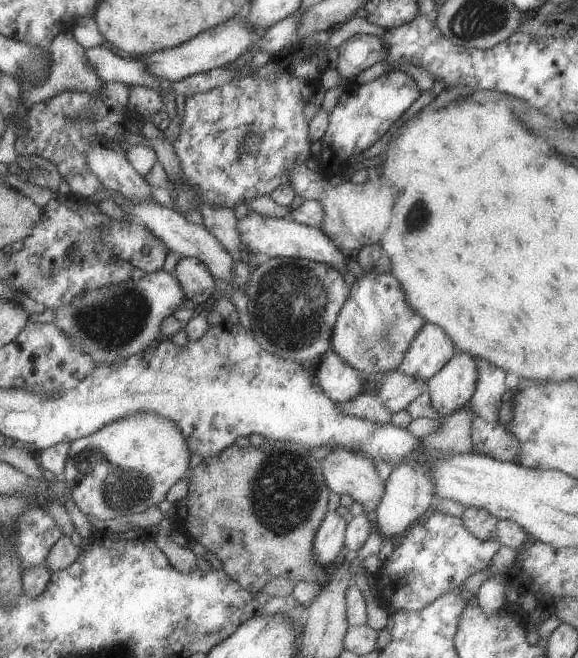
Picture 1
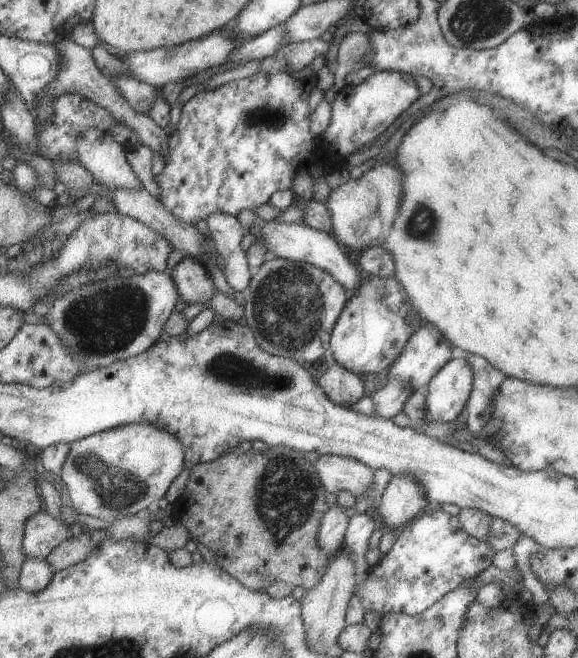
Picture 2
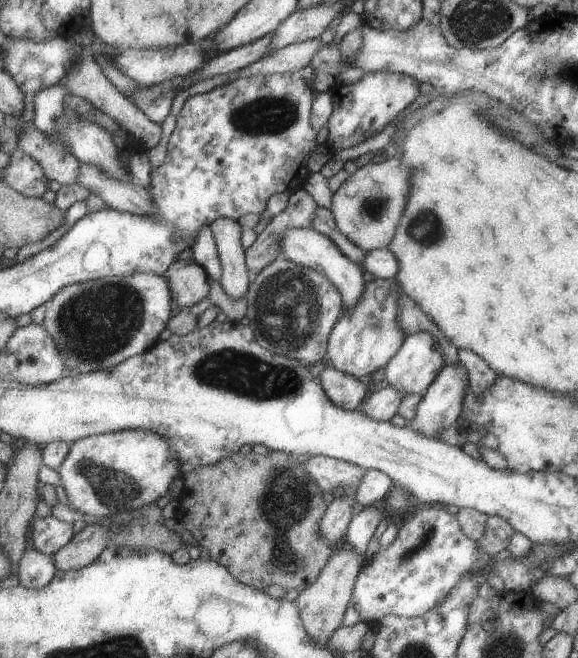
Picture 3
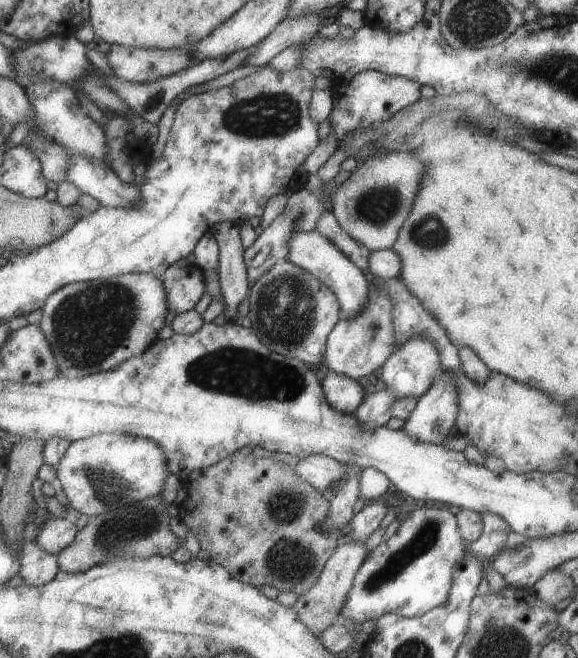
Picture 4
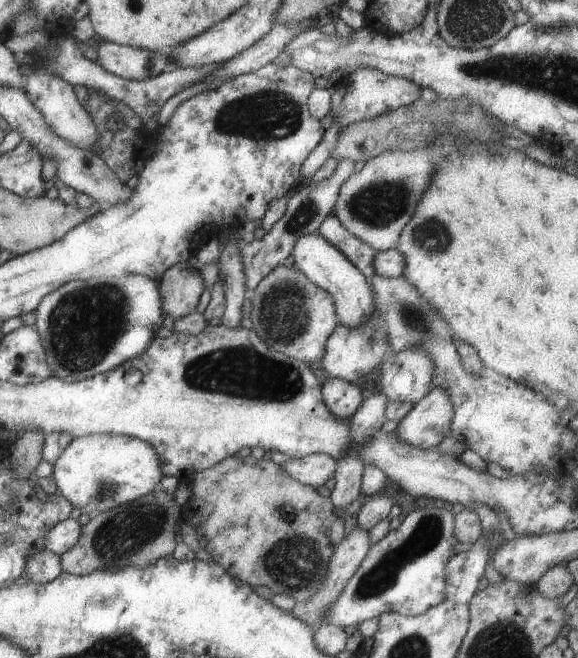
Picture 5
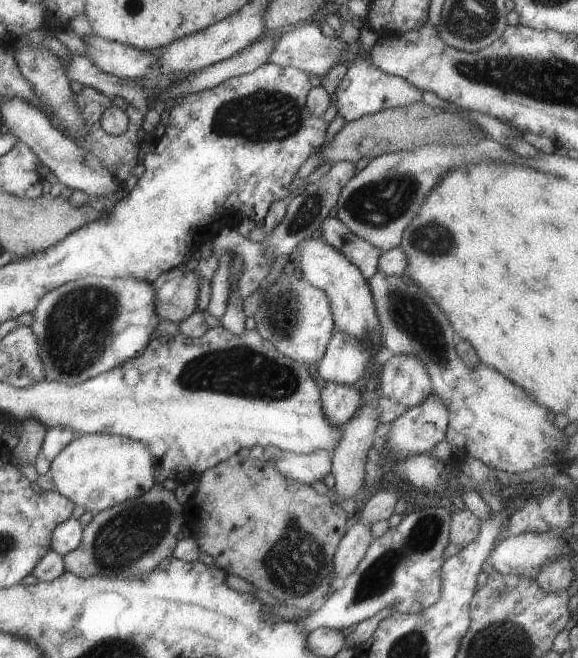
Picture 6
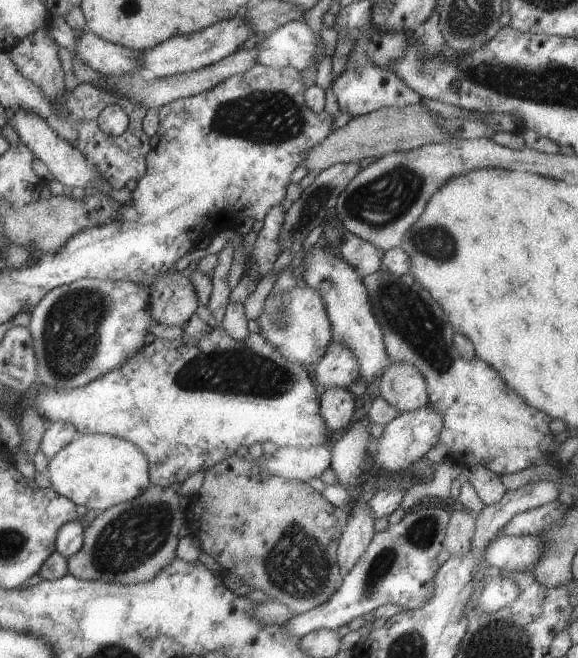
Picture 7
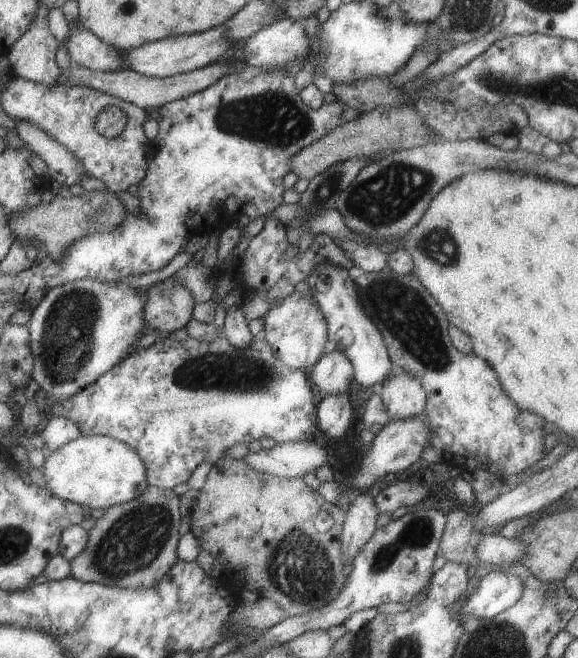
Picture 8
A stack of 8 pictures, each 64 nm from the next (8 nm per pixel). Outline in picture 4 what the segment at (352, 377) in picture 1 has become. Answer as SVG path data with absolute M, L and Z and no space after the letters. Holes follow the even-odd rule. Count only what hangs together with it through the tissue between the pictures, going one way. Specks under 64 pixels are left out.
M329 372L322 382L326 401L338 412L343 414L356 413L365 400L365 384Z

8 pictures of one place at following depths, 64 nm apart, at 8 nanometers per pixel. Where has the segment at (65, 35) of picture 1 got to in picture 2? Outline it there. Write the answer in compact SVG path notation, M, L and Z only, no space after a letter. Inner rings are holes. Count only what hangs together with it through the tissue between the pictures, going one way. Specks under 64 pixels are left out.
M60 38L57 39L54 44L56 44L56 48L58 48L58 56L60 56L60 72L58 72L58 76L54 76L54 80L52 82L48 82L46 84L46 88L42 90L42 92L38 92L35 97L35 102L38 102L40 98L44 98L44 96L48 96L48 98L56 98L56 96L63 95L65 92L70 94L80 94L80 96L84 96L84 98L90 98L92 102L96 102L98 106L102 106L102 108L106 108L114 118L116 118L116 122L123 124L123 126L127 126L130 130L134 130L137 134L138 142L142 142L151 148L154 152L158 152L158 154L162 154L162 158L164 158L164 164L168 162L168 143L169 136L165 129L160 128L152 117L146 116L145 114L140 114L140 112L136 112L136 110L132 110L128 101L122 94L113 80L106 78L105 74L102 74L100 70L98 70L98 66L96 66L96 62L92 60L92 54L90 54L90 50L88 48L84 48L84 46L80 46L76 44L72 38Z

